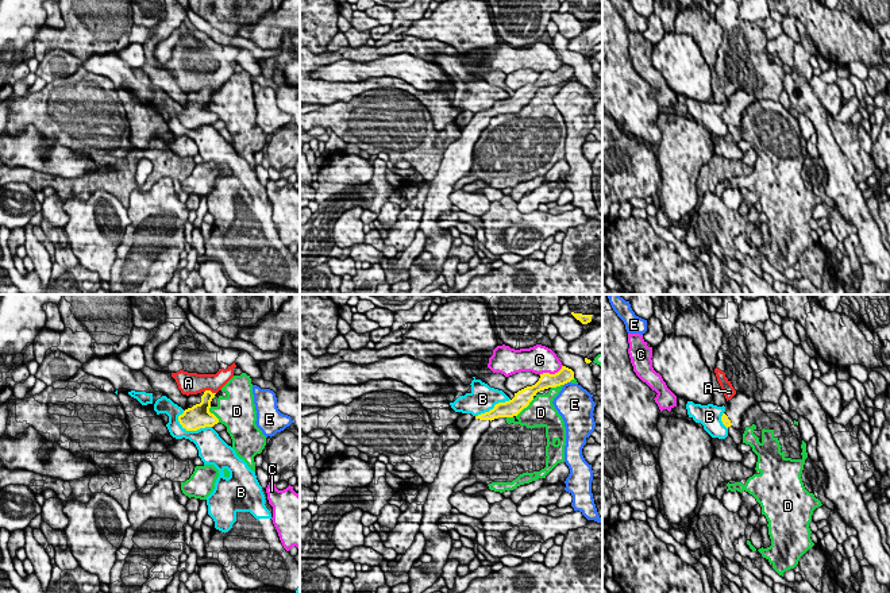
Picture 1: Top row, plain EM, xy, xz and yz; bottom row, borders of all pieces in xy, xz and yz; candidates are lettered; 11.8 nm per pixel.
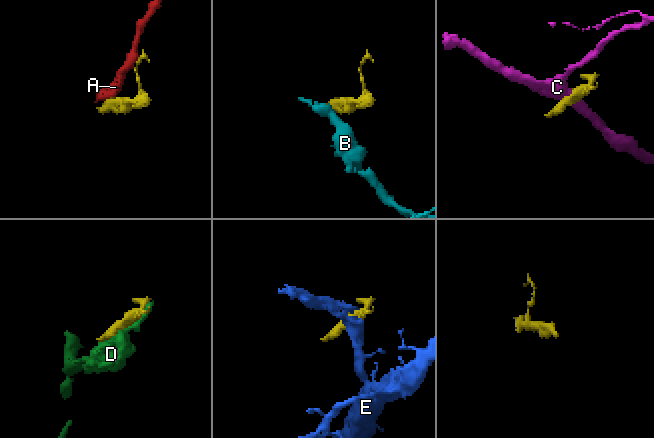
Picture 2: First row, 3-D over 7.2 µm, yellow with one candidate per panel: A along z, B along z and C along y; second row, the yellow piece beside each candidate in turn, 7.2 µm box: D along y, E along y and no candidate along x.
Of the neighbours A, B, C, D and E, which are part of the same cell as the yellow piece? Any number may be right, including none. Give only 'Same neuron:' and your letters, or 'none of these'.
Same neuron: none of these

